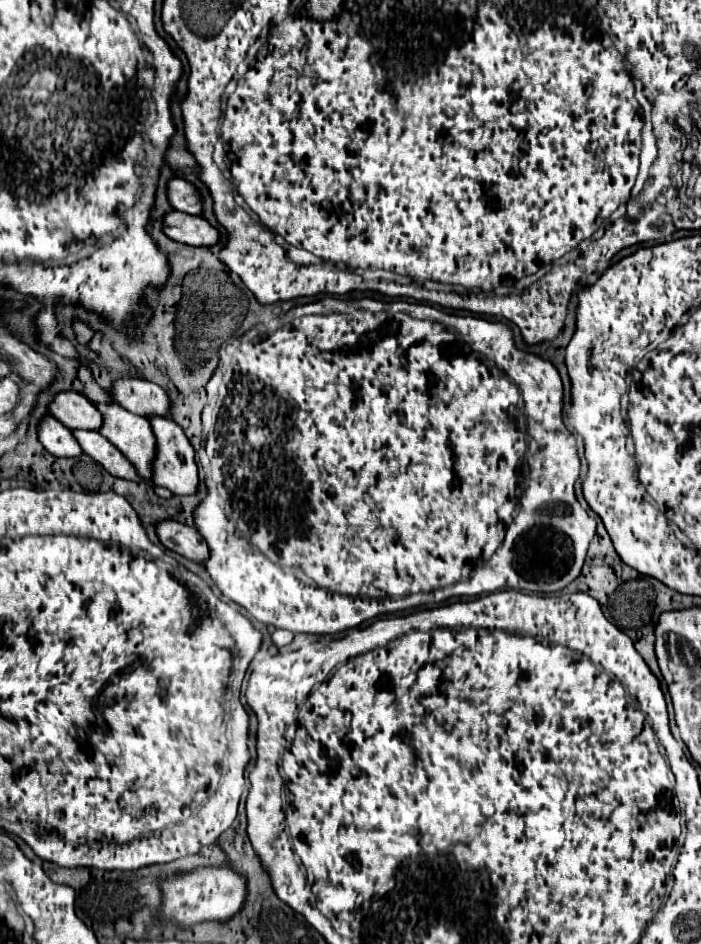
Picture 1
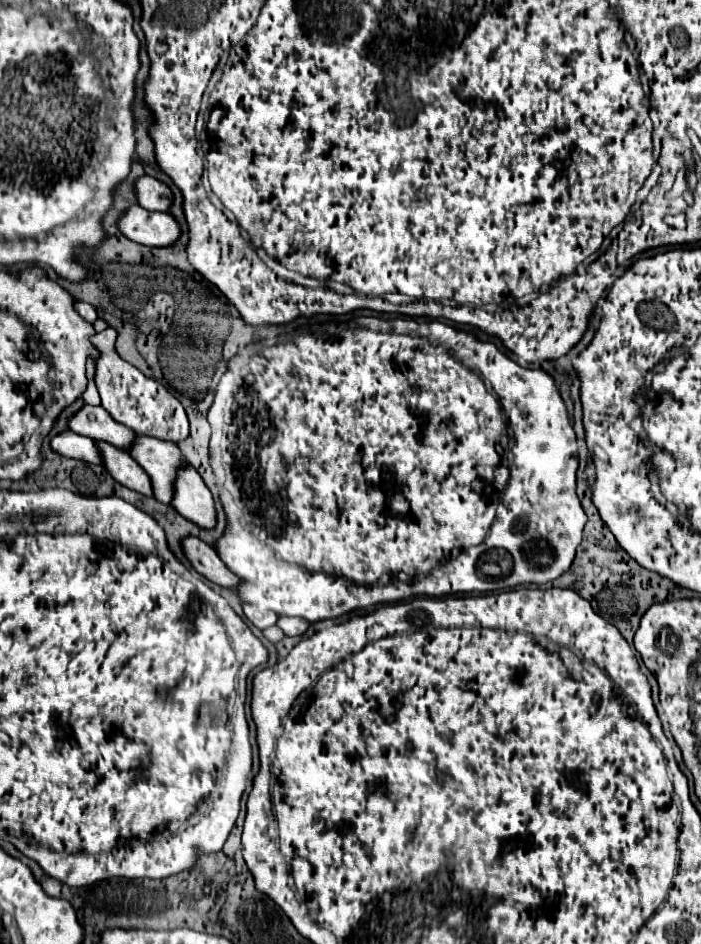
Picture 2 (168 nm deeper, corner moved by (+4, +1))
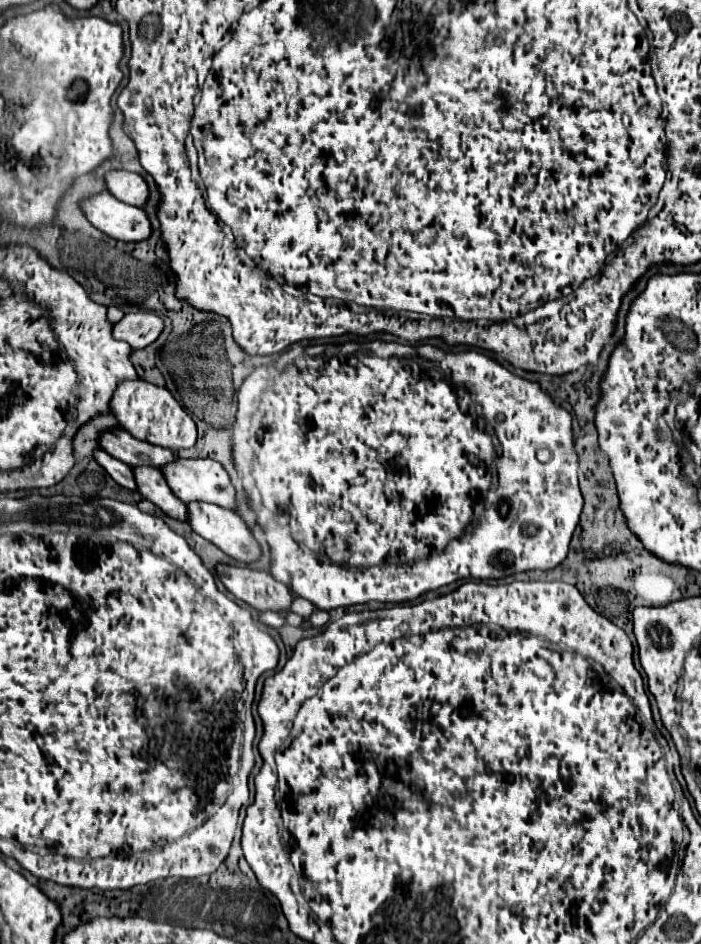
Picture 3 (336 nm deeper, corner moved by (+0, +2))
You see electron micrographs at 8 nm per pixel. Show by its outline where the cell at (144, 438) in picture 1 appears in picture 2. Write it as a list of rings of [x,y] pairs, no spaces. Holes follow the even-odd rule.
[[[135,433],[129,455],[145,469],[153,483],[153,495],[157,501],[169,503],[173,497],[173,477],[179,465],[183,465],[183,455],[171,441],[161,441],[153,437],[141,437]]]

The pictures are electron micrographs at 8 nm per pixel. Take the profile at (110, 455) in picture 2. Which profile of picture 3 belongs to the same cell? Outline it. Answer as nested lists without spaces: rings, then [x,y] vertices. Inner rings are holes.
[[[133,468],[133,472],[135,472],[135,480],[137,480],[137,486],[143,498],[159,506],[167,516],[175,520],[181,520],[181,522],[189,520],[187,504],[175,498],[175,494],[171,492],[159,468]]]

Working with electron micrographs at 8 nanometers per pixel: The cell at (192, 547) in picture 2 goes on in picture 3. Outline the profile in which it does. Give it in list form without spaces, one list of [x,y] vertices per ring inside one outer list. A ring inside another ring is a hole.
[[[223,566],[217,568],[221,582],[225,588],[235,594],[239,600],[247,602],[257,610],[289,610],[293,602],[291,590],[275,580],[269,572],[251,570],[251,568],[235,568]]]

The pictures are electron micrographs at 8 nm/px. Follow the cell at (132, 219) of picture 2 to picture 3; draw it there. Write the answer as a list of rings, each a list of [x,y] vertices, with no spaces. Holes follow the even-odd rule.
[[[99,192],[81,200],[79,208],[85,218],[95,224],[97,230],[115,240],[141,242],[151,234],[151,226],[145,212],[137,206],[129,206],[115,200],[109,192]]]

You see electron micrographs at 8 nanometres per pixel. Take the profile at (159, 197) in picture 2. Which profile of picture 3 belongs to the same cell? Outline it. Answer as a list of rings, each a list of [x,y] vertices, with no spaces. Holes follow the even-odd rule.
[[[109,170],[105,174],[105,188],[117,200],[139,208],[145,204],[149,196],[145,180],[139,174],[133,174],[127,170]]]

